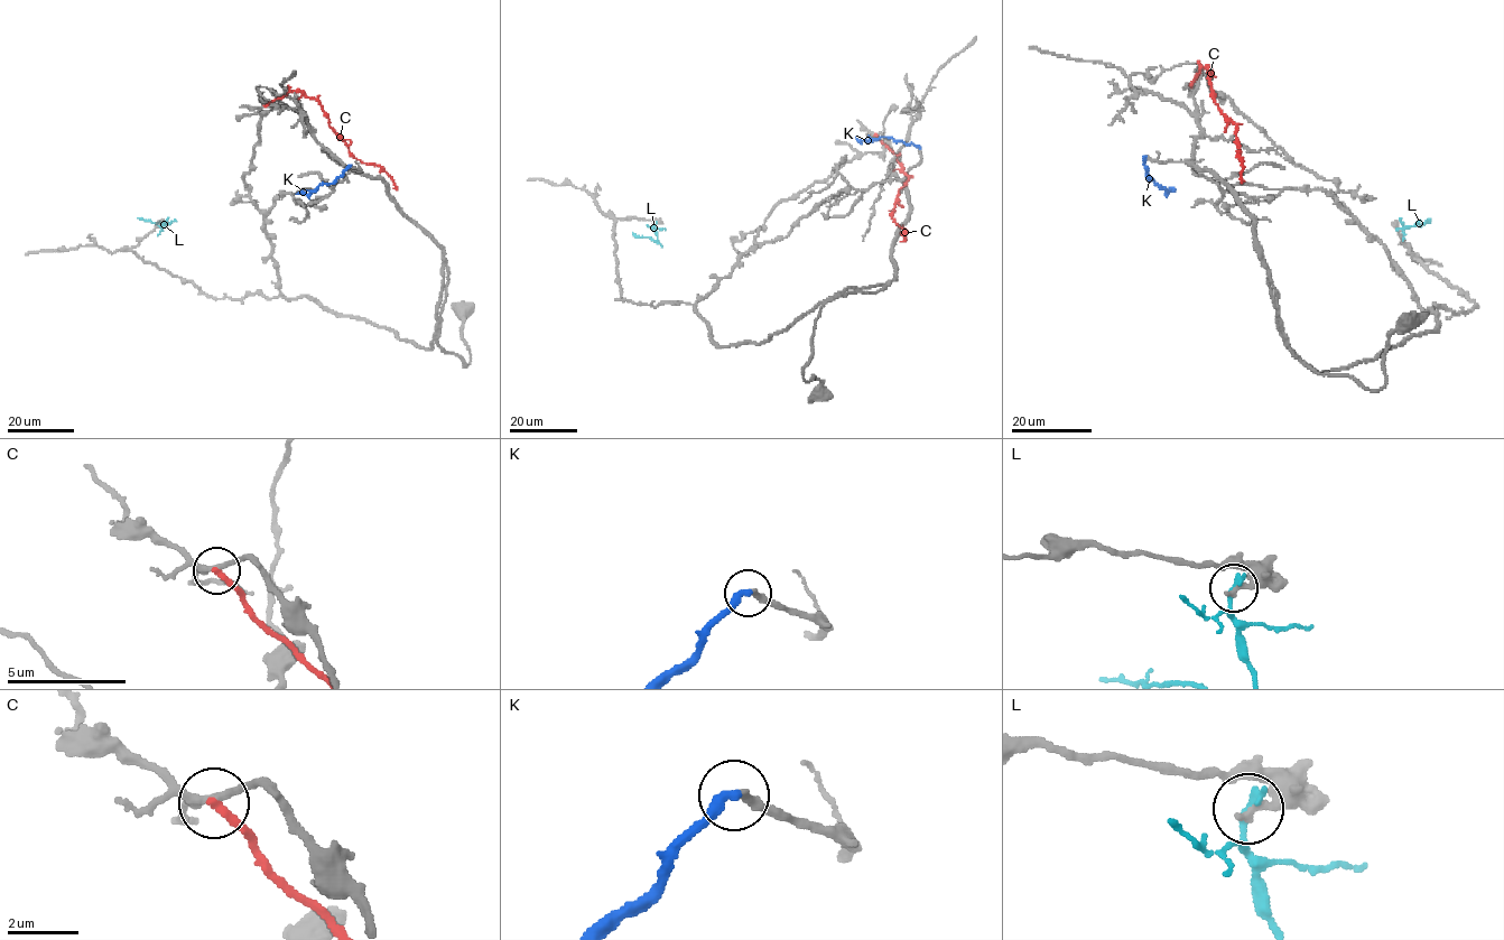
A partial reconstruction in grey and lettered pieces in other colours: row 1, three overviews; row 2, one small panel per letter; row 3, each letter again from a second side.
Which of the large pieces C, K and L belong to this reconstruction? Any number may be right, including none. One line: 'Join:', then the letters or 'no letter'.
Join: K

